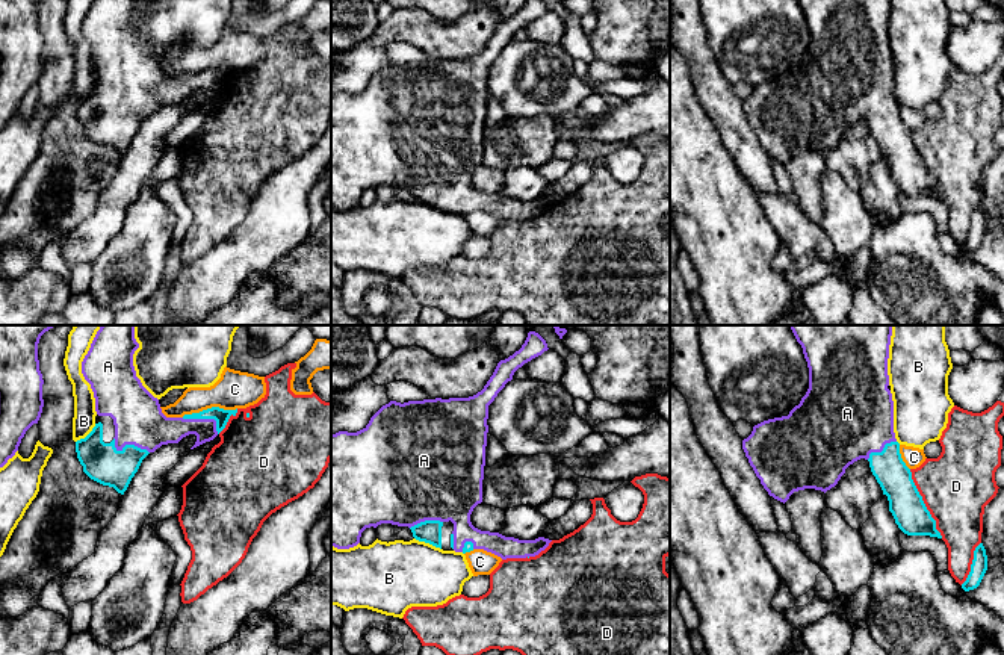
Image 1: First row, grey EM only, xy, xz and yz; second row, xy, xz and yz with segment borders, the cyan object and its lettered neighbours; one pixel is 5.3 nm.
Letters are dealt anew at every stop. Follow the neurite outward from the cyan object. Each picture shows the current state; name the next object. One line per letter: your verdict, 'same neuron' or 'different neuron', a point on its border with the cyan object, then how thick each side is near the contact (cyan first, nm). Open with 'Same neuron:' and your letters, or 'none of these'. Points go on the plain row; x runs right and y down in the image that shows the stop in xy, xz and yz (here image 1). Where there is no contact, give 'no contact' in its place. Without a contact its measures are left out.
Same neuron: A
A: same neuron | xy (204, 79) | 80/160 nm
B: different neuron | xz (428, 203) | 130/360 nm
C: different neuron | xy (209, 70) | 80/200 nm
D: different neuron | yz (924, 165) | 180/360 nm

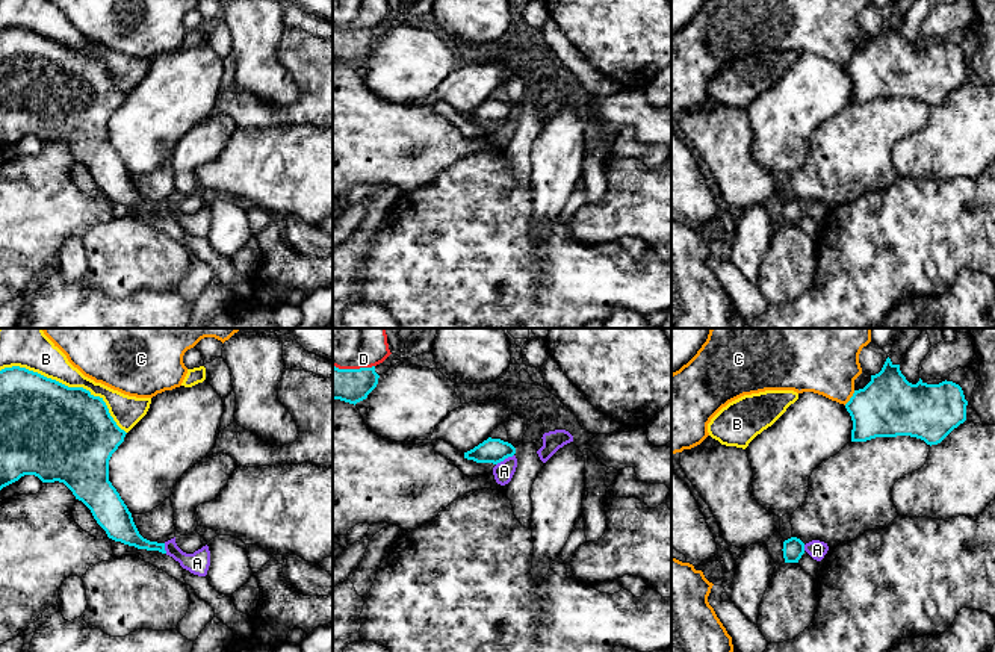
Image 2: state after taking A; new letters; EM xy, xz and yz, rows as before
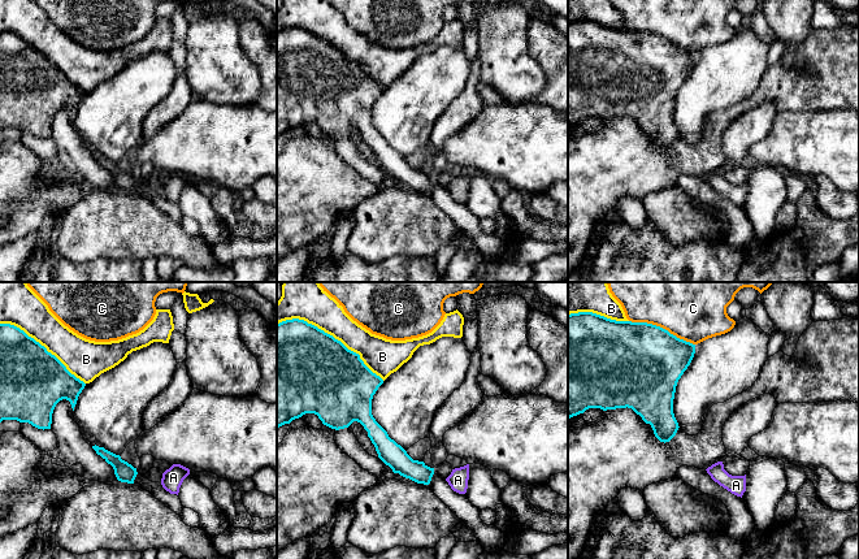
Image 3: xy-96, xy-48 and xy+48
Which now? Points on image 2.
Same neuron: none of these
A: different neuron | xz (504, 120) | 130/110 nm
B: different neuron | xy (67, 47) | 500/180 nm
C: different neuron | yz (850, 59) | 320/300 nm
D: different neuron | xz (354, 31) | 180/160 nm

